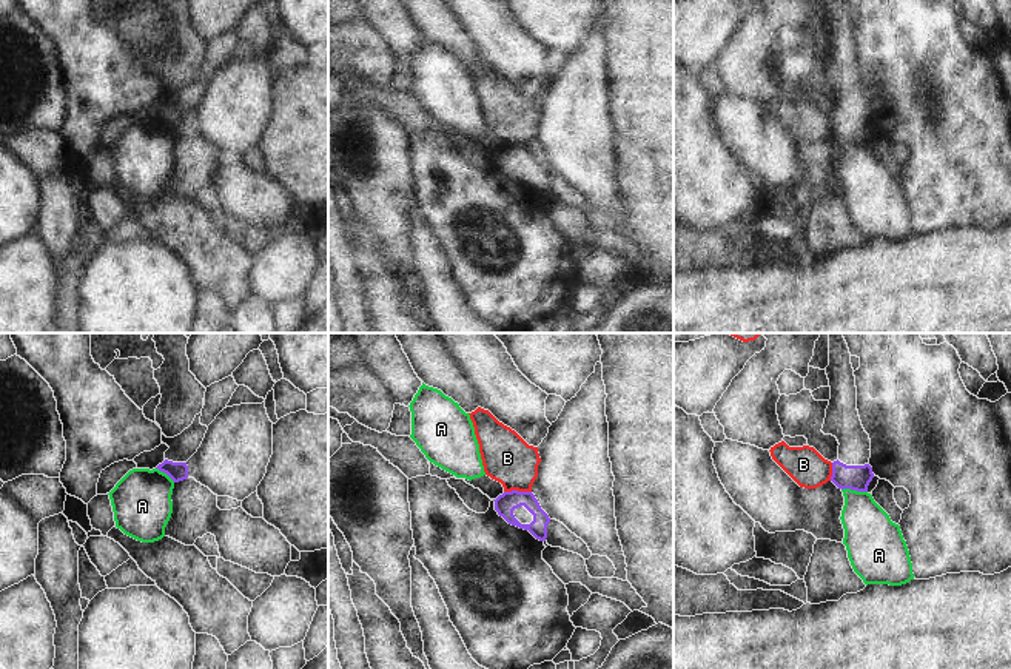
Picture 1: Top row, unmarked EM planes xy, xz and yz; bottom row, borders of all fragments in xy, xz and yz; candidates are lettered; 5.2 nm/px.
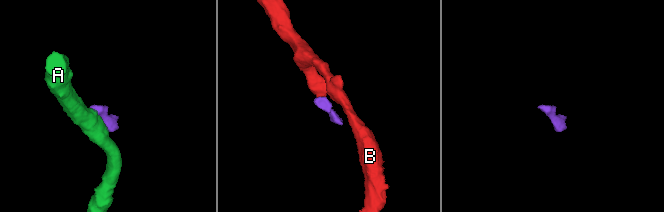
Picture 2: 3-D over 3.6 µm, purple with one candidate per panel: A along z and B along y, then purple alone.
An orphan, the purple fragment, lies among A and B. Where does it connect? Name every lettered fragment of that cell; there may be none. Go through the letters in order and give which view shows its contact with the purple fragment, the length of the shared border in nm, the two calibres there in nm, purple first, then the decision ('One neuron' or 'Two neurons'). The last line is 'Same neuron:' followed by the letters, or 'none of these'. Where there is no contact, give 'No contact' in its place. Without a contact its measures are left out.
A: Touches purple in yz. Shared border 140 nm. Thickness 130 nm (purple) against 260 nm. Two neurons
B: Touches purple in xz. Shared border 140 nm. Thickness 110 nm (purple) against 260 nm. Two neurons
Same neuron: none of these.

